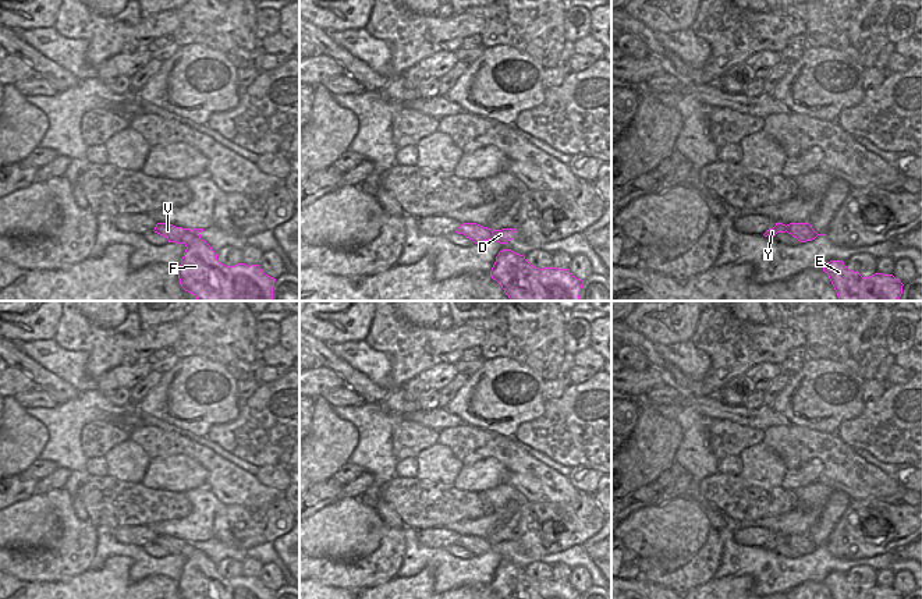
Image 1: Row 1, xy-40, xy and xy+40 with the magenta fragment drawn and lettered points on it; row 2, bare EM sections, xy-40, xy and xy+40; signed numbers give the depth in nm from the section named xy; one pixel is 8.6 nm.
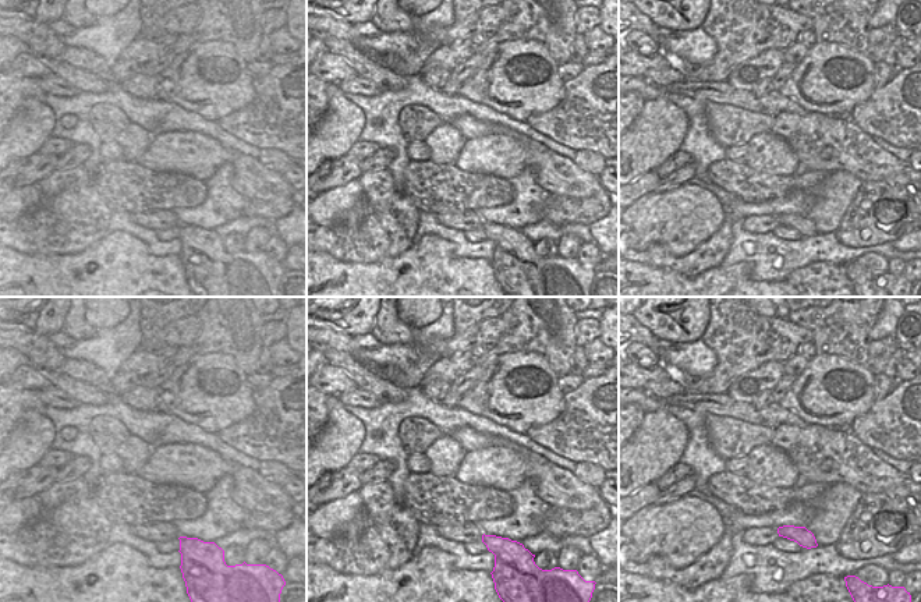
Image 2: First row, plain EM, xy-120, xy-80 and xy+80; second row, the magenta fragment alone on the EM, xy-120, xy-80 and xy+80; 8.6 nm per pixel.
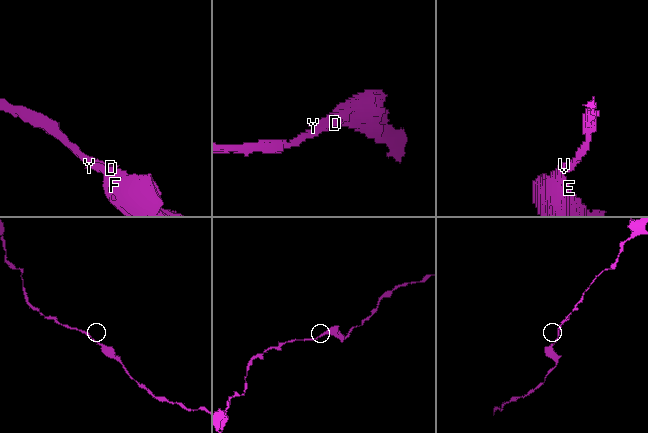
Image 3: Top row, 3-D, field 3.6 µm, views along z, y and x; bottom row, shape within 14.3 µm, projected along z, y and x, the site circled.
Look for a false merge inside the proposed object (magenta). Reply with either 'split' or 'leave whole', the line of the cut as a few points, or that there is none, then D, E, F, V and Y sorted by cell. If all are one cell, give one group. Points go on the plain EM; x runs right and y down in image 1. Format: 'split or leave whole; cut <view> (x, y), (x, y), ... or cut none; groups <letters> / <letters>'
leave whole; cut none; groups D E F V Y

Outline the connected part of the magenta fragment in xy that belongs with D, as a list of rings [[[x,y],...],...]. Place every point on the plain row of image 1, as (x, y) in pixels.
[[[462,535],[457,540],[457,546],[464,546],[467,550],[472,552],[475,556],[480,556],[483,553],[497,553],[500,556],[507,556],[510,552],[514,552],[514,545],[517,540],[501,540],[501,542],[490,542],[476,535]]]

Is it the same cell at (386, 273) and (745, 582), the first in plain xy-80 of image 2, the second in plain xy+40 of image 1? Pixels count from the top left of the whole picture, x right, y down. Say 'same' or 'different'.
same

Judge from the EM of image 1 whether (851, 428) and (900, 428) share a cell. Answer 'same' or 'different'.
same

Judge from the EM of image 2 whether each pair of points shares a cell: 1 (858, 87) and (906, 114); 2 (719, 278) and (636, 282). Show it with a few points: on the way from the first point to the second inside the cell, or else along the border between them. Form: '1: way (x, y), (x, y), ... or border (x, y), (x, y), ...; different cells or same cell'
1: border (874, 88), (847, 116); different cells
2: way (698, 282), (656, 282); same cell

